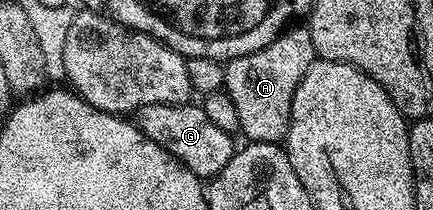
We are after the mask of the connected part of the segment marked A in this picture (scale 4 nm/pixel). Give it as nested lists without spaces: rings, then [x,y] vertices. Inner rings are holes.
[[[303,25],[294,27],[284,30],[283,34],[278,35],[273,42],[265,45],[265,49],[261,49],[257,53],[226,60],[223,85],[227,95],[233,97],[233,105],[237,108],[239,131],[247,134],[246,138],[250,142],[282,144],[287,138],[287,130],[291,124],[293,93],[297,89],[301,77],[305,77],[305,73],[309,73],[309,65],[313,65],[317,58],[310,31]]]

